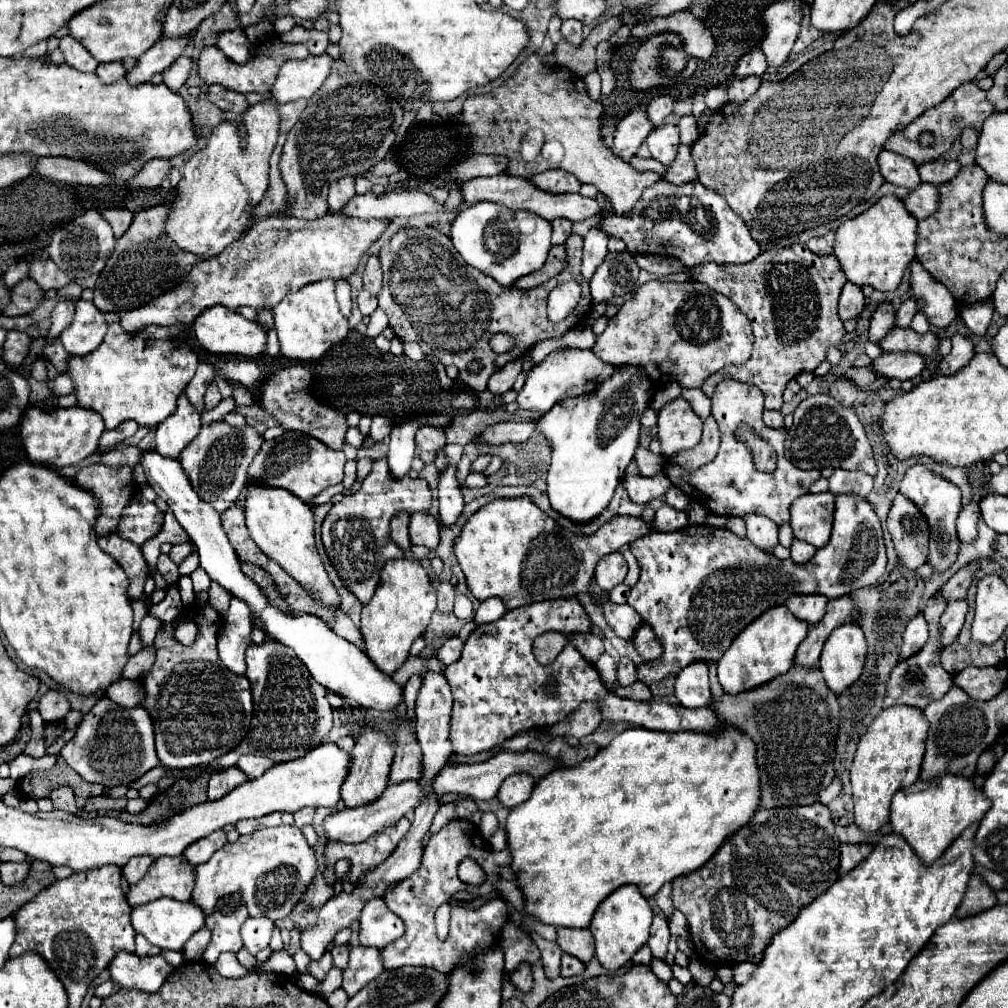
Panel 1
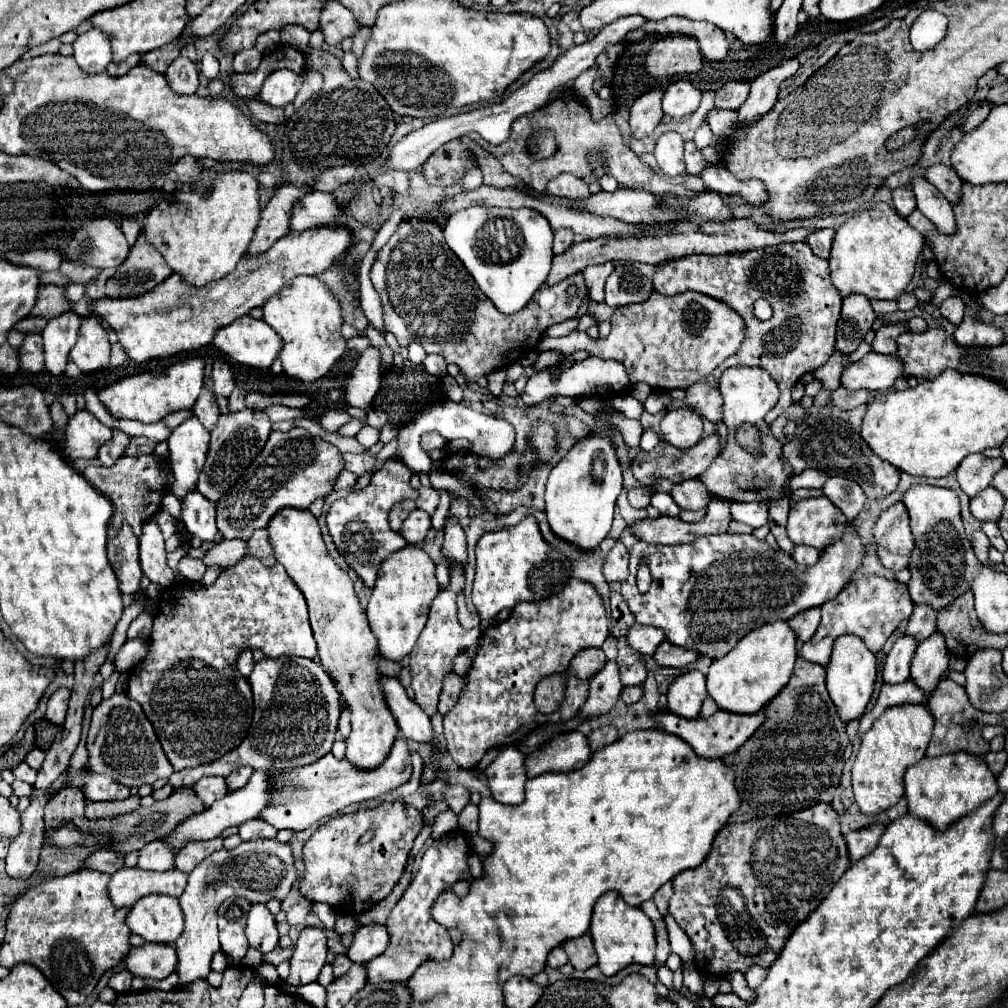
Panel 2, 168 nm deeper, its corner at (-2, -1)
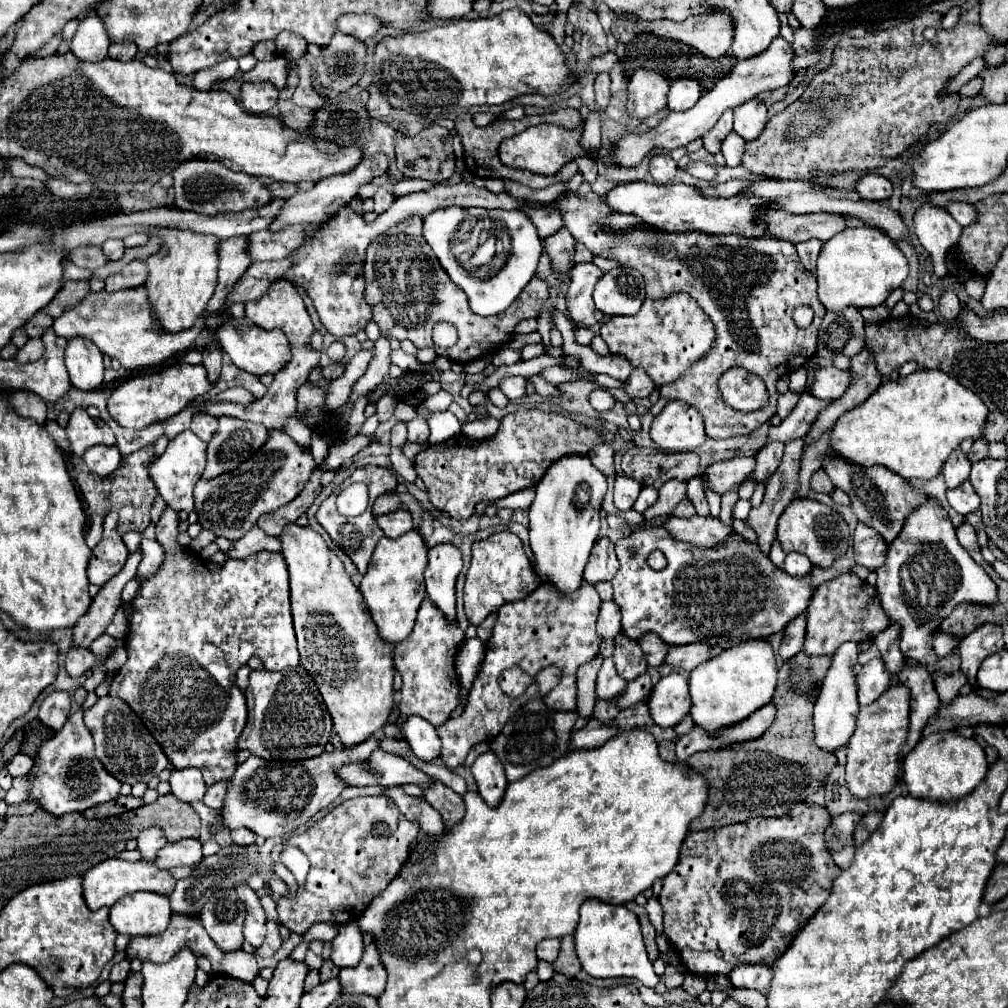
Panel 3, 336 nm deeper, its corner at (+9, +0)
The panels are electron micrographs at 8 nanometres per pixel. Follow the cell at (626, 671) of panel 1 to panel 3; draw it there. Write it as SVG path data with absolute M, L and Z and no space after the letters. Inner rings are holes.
M620 633L614 639L614 655L612 655L612 659L616 663L618 675L624 681L634 681L636 677L646 673L646 669L648 669L648 665L644 661L644 653L638 647L638 643L628 639L624 633Z

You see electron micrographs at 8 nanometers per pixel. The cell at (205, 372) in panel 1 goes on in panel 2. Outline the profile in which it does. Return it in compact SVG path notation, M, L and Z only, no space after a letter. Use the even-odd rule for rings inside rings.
M203 388L199 400L197 400L195 406L193 406L193 414L199 418L199 422L201 422L209 432L215 428L217 418L221 416L221 412L219 412L219 406L215 404L215 398L213 398L213 394L211 394L209 390Z

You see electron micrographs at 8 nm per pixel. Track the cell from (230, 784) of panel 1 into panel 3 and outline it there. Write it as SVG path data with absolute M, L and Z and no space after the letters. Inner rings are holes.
M174 769L168 781L172 785L172 793L180 801L200 801L206 793L206 783L200 769Z

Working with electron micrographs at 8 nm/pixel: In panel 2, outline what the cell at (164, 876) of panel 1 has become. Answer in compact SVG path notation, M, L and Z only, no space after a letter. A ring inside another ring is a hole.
M121 868L111 876L109 898L117 908L133 906L147 894L169 894L179 898L187 886L187 874L179 870L149 872L143 868Z

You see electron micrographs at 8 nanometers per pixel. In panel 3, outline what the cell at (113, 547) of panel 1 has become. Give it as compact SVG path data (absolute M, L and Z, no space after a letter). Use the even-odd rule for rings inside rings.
M108 513L108 519L104 519L104 535L100 543L92 549L92 557L88 563L88 579L98 587L106 585L114 575L118 575L120 567L124 567L128 559L128 549L120 533L116 531L116 525L116 515Z

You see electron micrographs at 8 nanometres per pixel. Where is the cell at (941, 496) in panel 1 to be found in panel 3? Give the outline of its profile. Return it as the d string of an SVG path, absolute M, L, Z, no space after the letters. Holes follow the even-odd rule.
M926 497L922 505L910 511L904 519L904 527L896 541L890 545L888 559L884 567L876 569L880 591L880 599L884 599L884 609L890 615L890 621L898 621L902 625L900 633L900 649L906 657L912 657L920 663L926 663L930 671L936 667L946 673L956 673L958 657L938 659L932 651L932 633L938 631L938 625L950 611L966 601L978 605L994 605L998 603L998 587L988 577L988 573L976 565L976 561L960 547L954 525L936 497Z

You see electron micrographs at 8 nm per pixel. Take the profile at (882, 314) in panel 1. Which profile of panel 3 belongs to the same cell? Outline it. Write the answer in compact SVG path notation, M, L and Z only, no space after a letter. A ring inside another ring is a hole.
M864 347L858 355L852 357L852 365L850 371L856 373L856 383L852 383L852 387L848 387L848 391L836 399L832 405L828 405L820 417L816 419L816 423L812 425L810 433L804 437L806 443L814 441L824 429L832 427L836 423L836 419L850 411L852 407L856 407L858 403L862 403L864 399L868 399L868 395L882 383L882 375L876 369L876 361L872 359L872 351L868 347Z

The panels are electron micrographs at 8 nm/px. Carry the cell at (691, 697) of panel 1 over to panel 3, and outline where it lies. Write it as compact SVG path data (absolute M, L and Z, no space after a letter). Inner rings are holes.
M670 673L658 681L648 701L650 715L660 727L674 727L690 711L688 681L680 673Z

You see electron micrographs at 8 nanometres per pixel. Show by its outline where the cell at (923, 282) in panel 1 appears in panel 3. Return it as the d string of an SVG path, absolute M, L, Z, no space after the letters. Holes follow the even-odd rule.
M954 291L944 293L940 297L940 301L938 301L938 313L940 313L940 317L946 319L946 321L950 321L950 319L954 319L958 315L958 311L960 311L960 299L958 299L958 295Z

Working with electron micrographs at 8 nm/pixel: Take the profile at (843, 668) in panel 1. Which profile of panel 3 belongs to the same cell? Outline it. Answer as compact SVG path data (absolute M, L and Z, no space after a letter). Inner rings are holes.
M844 643L836 649L832 655L832 665L822 681L820 695L814 707L814 735L820 749L834 751L840 745L846 745L854 733L856 727L856 715L858 715L858 685L856 685L856 673L854 665L858 665L858 645L856 643Z

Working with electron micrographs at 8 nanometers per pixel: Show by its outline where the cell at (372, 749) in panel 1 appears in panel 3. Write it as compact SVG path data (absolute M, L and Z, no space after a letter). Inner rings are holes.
M286 523L280 535L282 555L290 573L292 617L300 651L300 665L316 681L334 719L334 733L346 749L372 737L392 713L394 647L378 637L368 607L346 575L342 561L310 527Z

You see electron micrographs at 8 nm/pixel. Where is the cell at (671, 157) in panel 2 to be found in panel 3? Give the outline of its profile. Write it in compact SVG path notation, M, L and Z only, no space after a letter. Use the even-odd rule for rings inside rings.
M656 153L650 159L650 175L658 185L666 185L676 175L676 161L668 153Z

